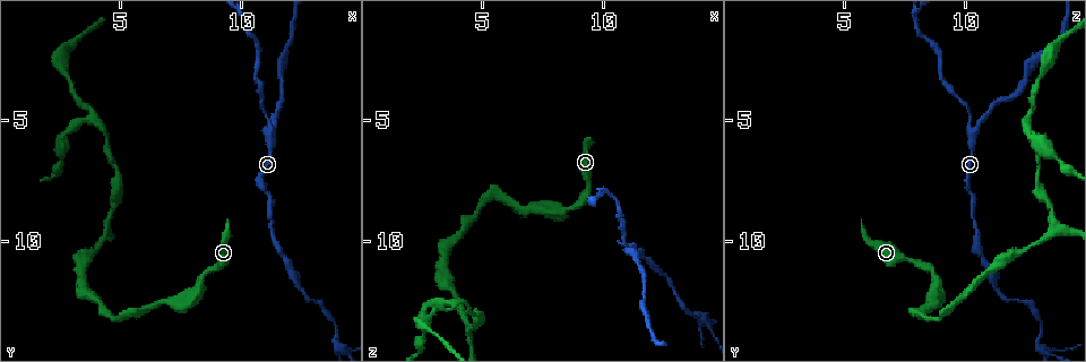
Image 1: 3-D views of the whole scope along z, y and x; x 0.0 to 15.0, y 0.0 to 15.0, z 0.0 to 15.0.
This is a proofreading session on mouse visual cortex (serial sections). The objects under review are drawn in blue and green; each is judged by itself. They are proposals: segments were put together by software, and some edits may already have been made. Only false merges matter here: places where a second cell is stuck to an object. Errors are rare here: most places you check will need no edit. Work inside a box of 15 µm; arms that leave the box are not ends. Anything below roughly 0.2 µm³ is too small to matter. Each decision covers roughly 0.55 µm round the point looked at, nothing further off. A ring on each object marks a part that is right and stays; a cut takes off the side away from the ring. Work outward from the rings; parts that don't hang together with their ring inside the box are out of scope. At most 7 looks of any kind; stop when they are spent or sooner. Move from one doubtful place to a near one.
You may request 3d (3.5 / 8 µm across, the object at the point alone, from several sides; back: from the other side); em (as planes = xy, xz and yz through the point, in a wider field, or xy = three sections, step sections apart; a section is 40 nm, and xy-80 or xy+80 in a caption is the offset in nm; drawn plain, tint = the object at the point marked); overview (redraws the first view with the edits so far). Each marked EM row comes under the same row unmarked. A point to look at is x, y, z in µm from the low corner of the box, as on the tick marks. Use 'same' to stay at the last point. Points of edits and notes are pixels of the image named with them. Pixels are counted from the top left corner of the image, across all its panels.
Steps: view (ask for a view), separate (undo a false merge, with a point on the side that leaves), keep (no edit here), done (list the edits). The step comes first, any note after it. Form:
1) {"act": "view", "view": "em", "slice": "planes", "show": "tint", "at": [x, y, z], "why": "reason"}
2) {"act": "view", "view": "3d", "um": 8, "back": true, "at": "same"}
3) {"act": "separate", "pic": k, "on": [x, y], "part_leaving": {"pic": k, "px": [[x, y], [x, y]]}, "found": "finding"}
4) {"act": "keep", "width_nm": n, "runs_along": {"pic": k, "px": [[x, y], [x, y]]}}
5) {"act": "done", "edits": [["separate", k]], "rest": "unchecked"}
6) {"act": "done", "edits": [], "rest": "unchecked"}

{"act": "view", "view": "3d", "um": 3.5, "back": true, "at": [11.1, 5.6, 10.3], "why": "two arms in line, one across"}

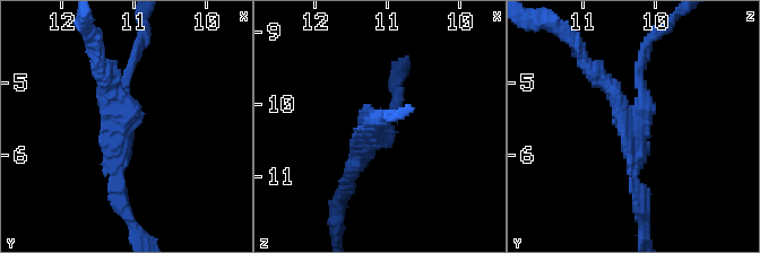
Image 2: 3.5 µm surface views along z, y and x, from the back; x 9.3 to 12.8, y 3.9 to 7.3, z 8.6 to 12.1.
{"act": "view", "view": "em", "slice": "xy", "step": 3, "show": "tint", "at": [11.20, 5.50, 10.35], "arms": 3, "arm_widths_nm": [150, 150, 250]}

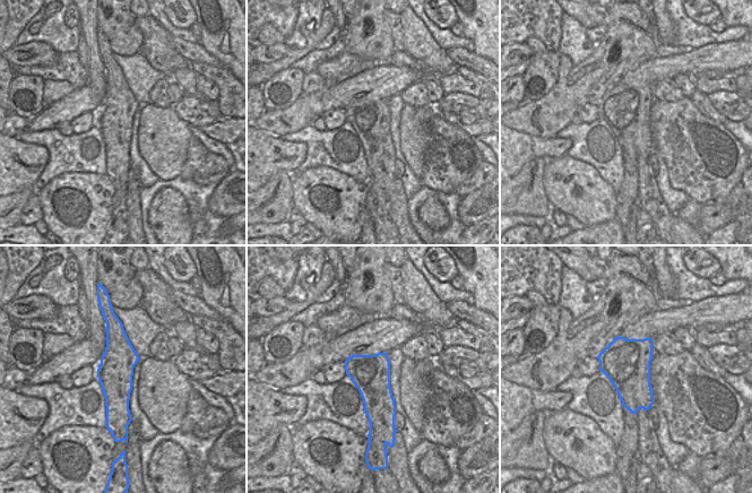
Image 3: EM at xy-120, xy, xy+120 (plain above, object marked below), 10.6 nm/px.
{"act": "keep", "found": "one cell here"}

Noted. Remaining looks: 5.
{"act": "view", "view": "3d", "um": 3.5, "at": [14.0, 13.7, 13.2], "why": "sharp bend"}

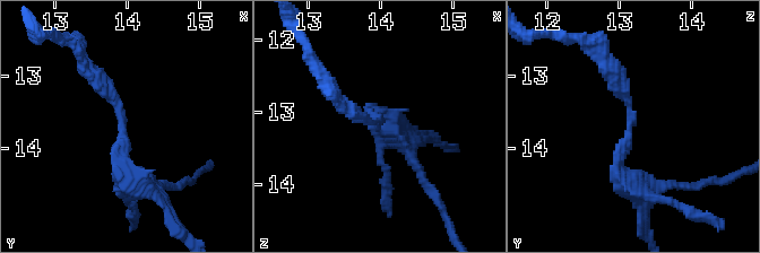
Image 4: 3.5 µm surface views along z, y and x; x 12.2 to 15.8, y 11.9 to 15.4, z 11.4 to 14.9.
{"act": "view", "view": "em", "slice": "xy", "step": 1, "show": "tint", "at": [13.95, 13.75, 13.10], "why": "shape alone is not enough"}

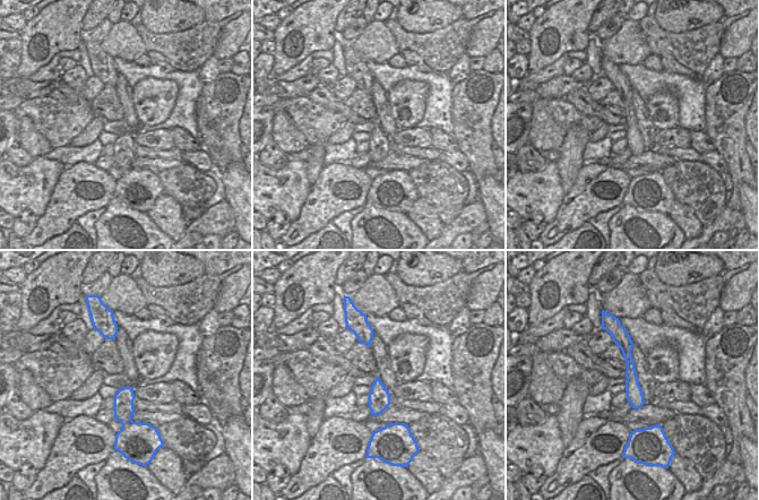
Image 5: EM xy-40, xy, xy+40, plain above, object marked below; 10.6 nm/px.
{"act": "keep", "found": "one cell here"}

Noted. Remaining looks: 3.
{"act": "view", "view": "3d", "um": 3.5, "at": [4.4, 9.7, 13.4], "why": "three-way junction"}

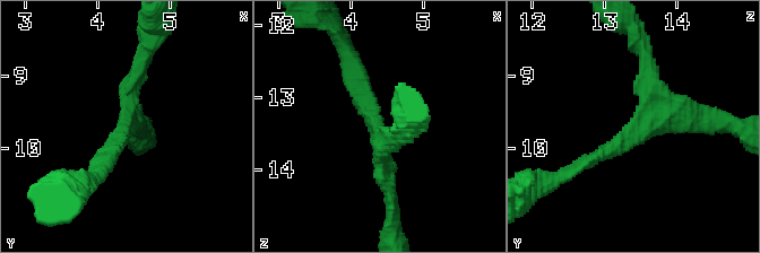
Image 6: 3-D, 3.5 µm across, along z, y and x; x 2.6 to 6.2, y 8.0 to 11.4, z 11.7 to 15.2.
{"act": "keep", "runs_along": {"pic": 6, "px": [[573, 169], [640, 118], [649, 64]]}, "found": "one cell here"}

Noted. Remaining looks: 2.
{"act": "done", "edits": [], "rest": "unchecked"}

